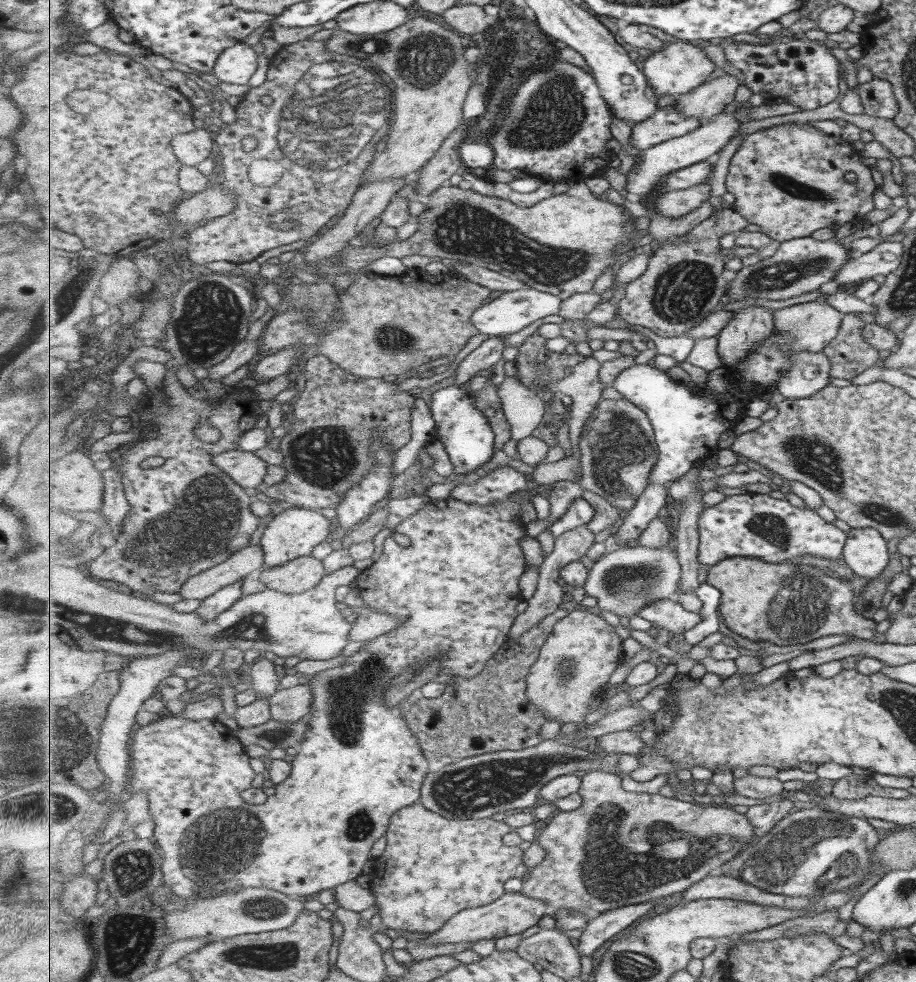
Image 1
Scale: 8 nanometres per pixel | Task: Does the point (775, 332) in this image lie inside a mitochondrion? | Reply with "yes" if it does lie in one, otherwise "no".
no

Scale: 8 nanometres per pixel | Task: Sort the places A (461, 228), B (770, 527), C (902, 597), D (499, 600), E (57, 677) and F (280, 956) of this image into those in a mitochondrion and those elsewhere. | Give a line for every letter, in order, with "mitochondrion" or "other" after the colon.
A: mitochondrion
B: mitochondrion
C: other
D: other
E: other
F: mitochondrion

